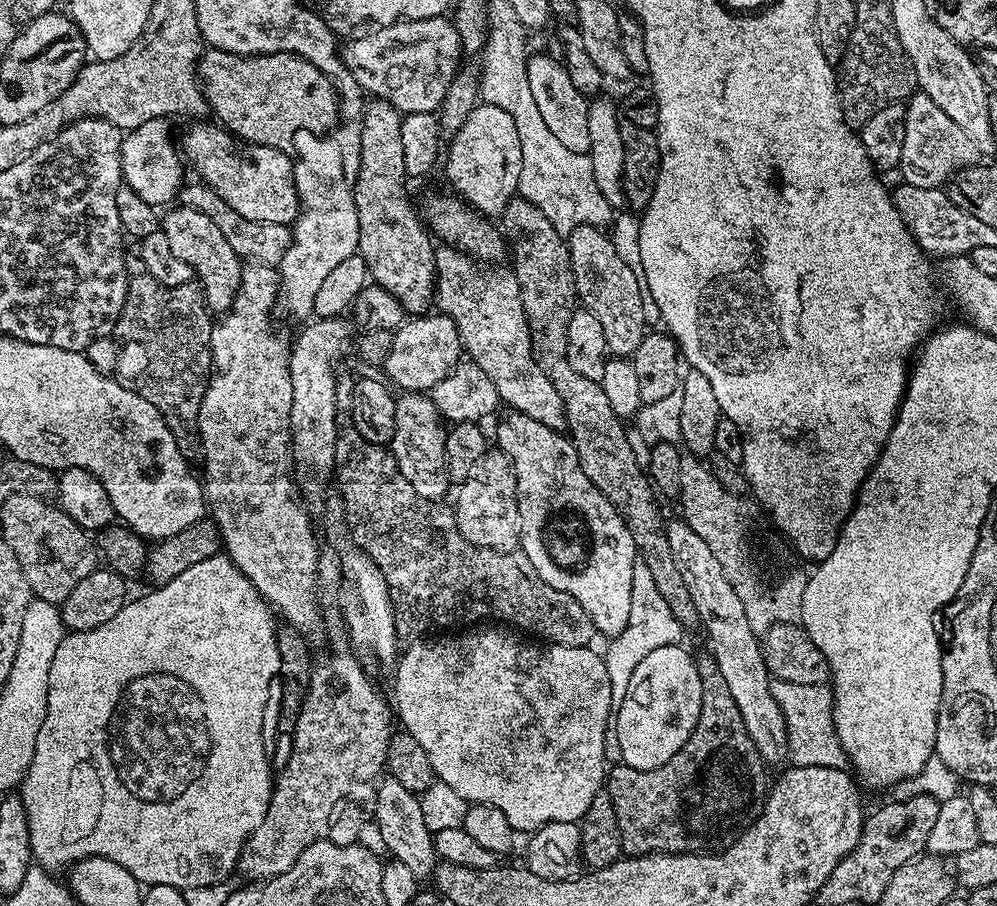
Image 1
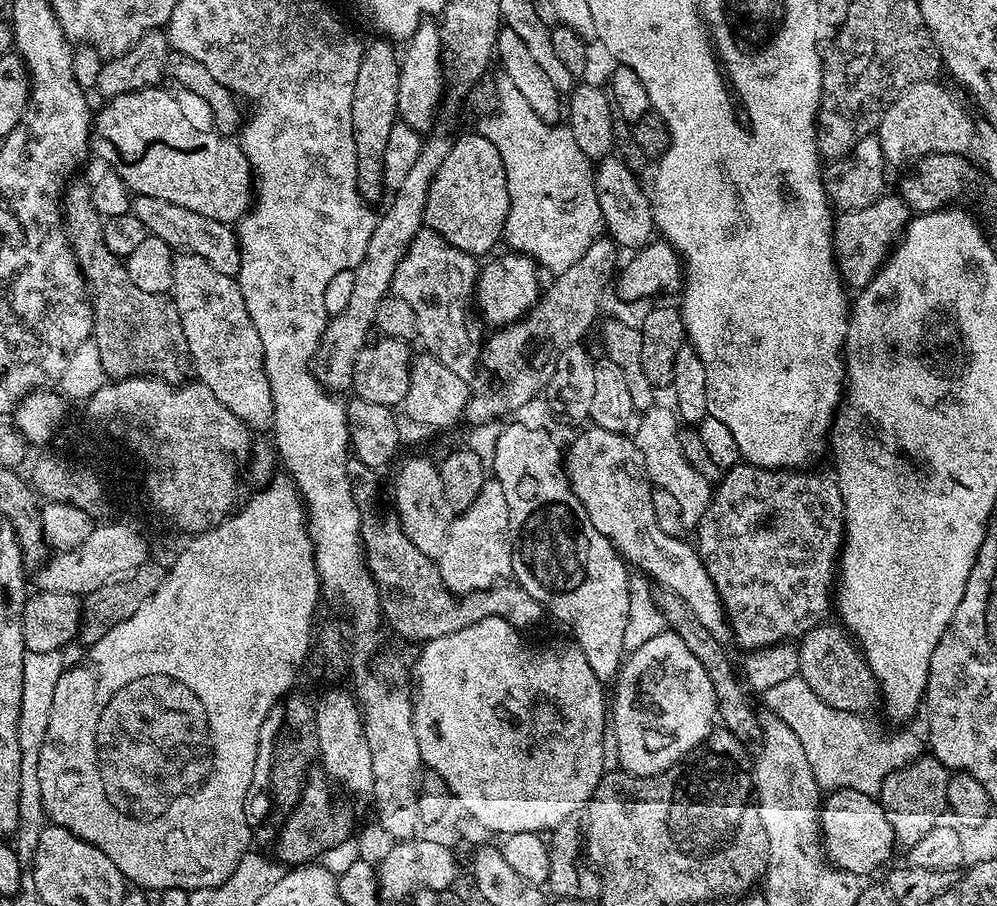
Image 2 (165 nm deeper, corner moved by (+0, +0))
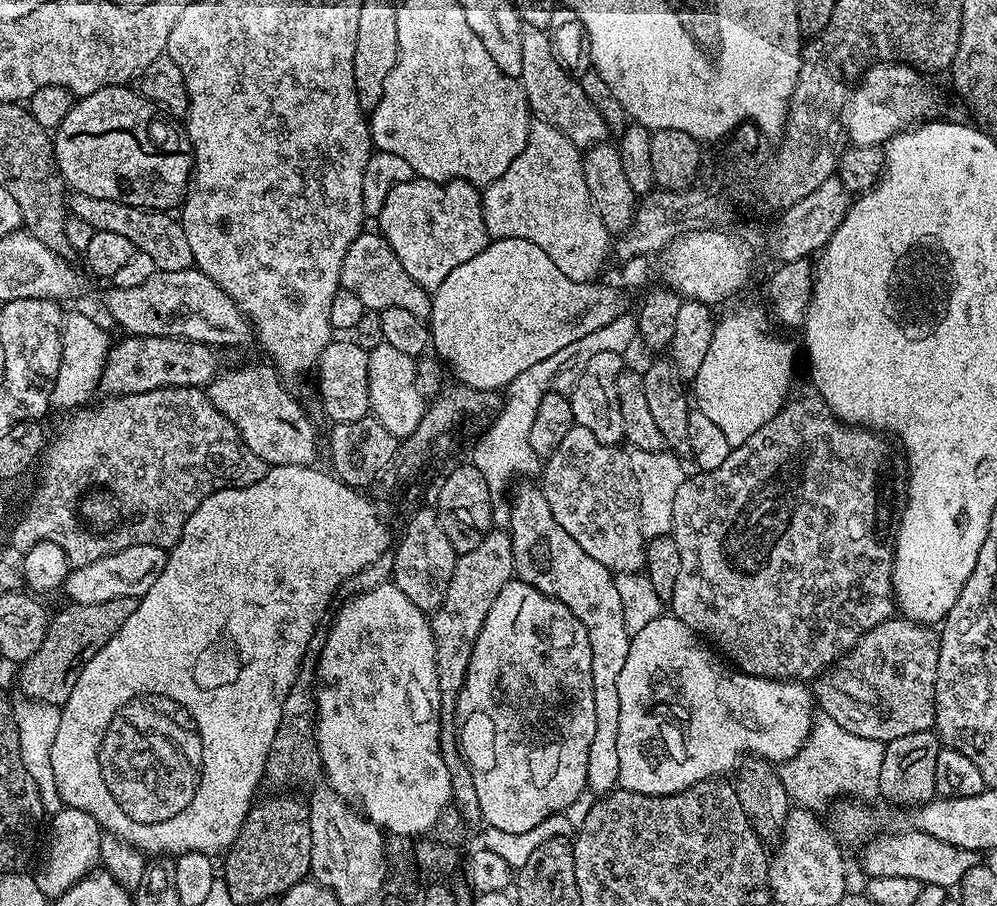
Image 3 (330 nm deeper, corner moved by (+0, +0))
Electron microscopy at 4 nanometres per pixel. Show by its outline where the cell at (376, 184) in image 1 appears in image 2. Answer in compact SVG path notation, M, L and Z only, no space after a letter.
M387 39L376 41L365 47L362 62L358 66L358 78L354 78L354 102L352 103L352 129L354 130L354 154L358 158L358 190L365 202L373 202L386 192L384 187L384 155L386 141L390 139L390 130L398 122L396 102L398 100L398 82L400 81L400 61L398 52Z

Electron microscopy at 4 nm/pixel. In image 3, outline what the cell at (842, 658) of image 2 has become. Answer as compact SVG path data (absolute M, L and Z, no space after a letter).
M907 618L883 620L858 638L846 656L814 681L814 700L842 730L887 742L936 727L936 675L940 638L935 627Z

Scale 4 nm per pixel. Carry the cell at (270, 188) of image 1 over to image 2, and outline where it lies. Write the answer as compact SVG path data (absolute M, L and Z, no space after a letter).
M149 86L136 92L118 94L105 104L108 105L101 112L95 113L90 148L94 156L105 160L114 169L119 183L129 193L161 199L229 226L235 225L249 211L254 200L254 177L239 143L232 141L231 144L227 135L195 128L180 109L179 102L164 86Z

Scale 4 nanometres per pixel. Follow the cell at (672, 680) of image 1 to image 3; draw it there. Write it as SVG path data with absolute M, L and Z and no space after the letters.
M661 614L643 630L631 633L630 650L626 654L626 663L622 666L622 675L618 678L618 703L619 787L647 796L669 796L703 780L723 777L737 767L738 761L745 754L755 754L759 759L769 762L790 761L799 754L808 741L808 731L812 729L814 715L814 696L807 683L799 680L767 680L764 676L751 676L735 666L729 666L698 633L690 630L690 626L686 626L678 617L671 614Z

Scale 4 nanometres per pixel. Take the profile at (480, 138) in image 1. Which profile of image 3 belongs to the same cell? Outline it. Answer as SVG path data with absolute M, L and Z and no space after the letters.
M413 178L410 182L402 182L386 194L386 202L382 202L382 210L378 217L378 231L384 241L394 250L398 262L402 262L402 270L414 282L429 290L436 289L443 279L456 266L474 258L487 247L490 237L484 221L484 206L477 185L466 180L421 180Z

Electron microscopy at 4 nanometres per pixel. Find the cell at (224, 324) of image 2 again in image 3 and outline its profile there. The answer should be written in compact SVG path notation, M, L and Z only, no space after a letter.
M265 364L225 367L207 385L210 402L214 402L216 409L234 425L246 446L250 446L250 450L254 450L265 465L311 465L316 456L316 428L307 410L284 389L277 369Z

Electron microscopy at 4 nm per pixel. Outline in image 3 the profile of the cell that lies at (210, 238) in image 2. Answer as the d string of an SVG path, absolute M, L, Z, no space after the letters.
M79 194L71 198L73 199L70 200L71 215L82 218L82 222L90 222L92 229L97 232L110 230L113 234L122 234L125 238L130 238L137 252L150 254L150 258L154 258L154 266L157 270L173 272L193 267L190 242L186 242L186 234L175 215L164 210L126 206L110 198L90 198Z

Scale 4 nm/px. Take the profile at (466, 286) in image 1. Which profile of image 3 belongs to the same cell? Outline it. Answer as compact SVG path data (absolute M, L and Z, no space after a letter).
M365 230L346 250L346 258L342 258L342 274L340 287L350 290L350 294L358 294L362 298L365 309L379 310L390 306L402 306L402 310L410 310L410 314L418 314L418 318L427 321L431 314L432 297L429 289L414 282L402 270L402 262L390 250L384 237L376 230Z

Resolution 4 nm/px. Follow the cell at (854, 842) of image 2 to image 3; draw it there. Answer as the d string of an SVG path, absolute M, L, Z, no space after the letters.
M907 830L908 832L884 832L881 836L873 835L863 845L864 853L860 856L860 864L864 867L865 877L881 876L914 878L923 885L942 886L945 890L955 889L962 882L968 870L977 867L977 853L950 846L950 842L942 842L925 832Z

